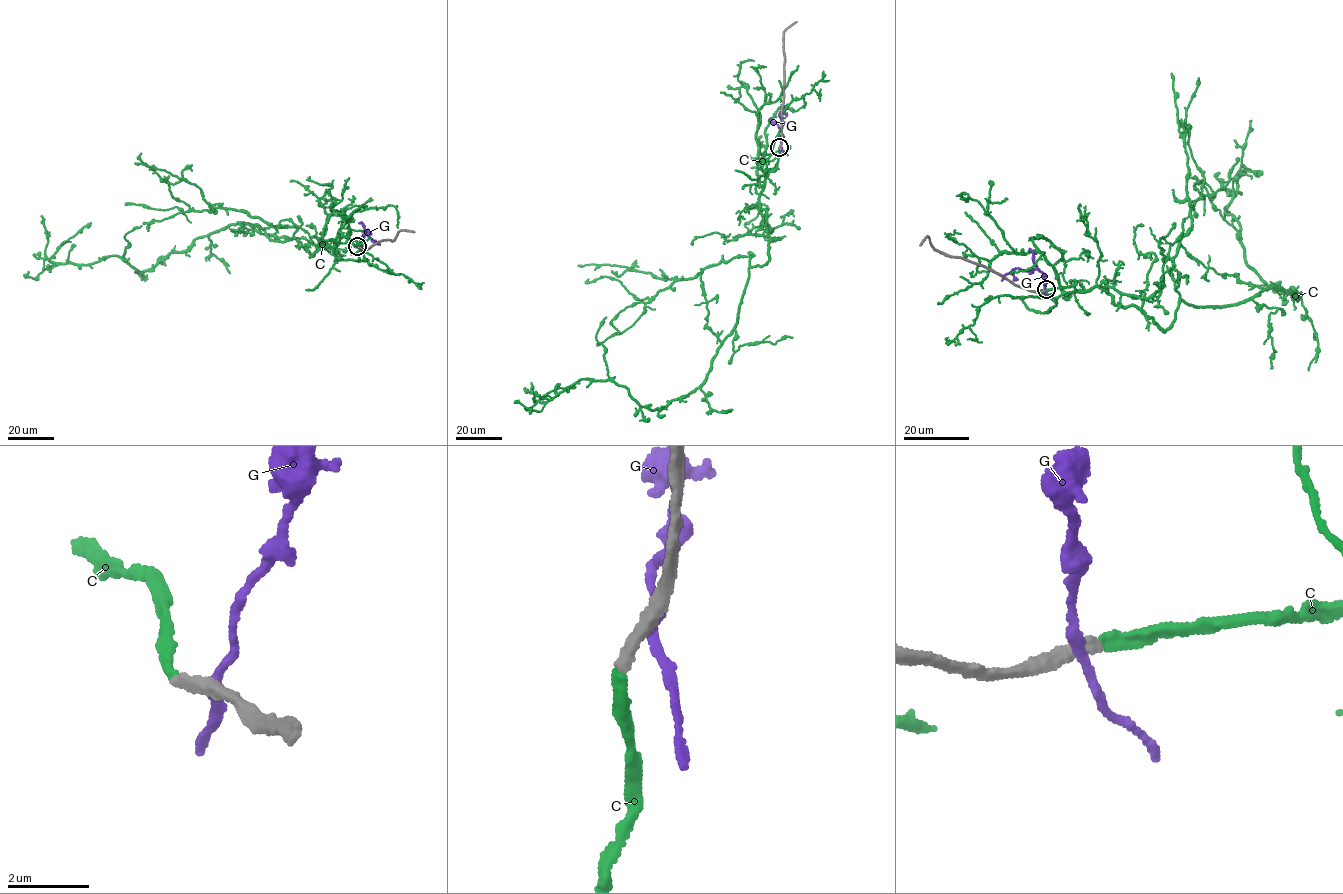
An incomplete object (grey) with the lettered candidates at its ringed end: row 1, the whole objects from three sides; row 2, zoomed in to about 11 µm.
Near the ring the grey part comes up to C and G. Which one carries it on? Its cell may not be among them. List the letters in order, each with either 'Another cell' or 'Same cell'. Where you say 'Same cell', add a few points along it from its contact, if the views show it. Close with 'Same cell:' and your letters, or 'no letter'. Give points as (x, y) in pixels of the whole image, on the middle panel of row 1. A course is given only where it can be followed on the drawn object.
C: Same cell. Its course: (779, 147), (759, 200), (769, 258), (750, 267), (702, 383), (658, 409), (609, 380), (540, 401), (575, 386)
G: Another cell
Same cell: C

